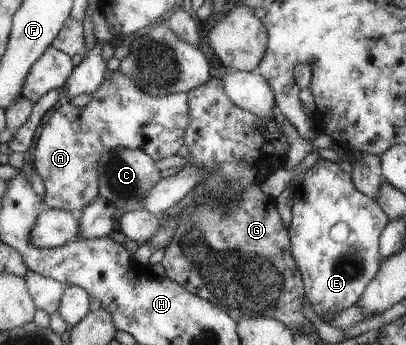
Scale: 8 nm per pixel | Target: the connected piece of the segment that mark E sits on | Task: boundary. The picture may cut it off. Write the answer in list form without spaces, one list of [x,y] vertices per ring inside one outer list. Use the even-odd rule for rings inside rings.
[[[318,157],[314,165],[303,172],[301,181],[294,190],[288,236],[291,255],[295,257],[295,263],[303,273],[305,298],[320,320],[327,323],[335,312],[354,305],[363,294],[364,287],[378,274],[379,264],[383,260],[379,252],[379,236],[387,224],[387,213],[374,198],[366,196],[355,187],[351,176],[343,172],[338,163]],[[338,222],[344,222],[348,228],[348,235],[344,240],[333,240],[328,233]]]

